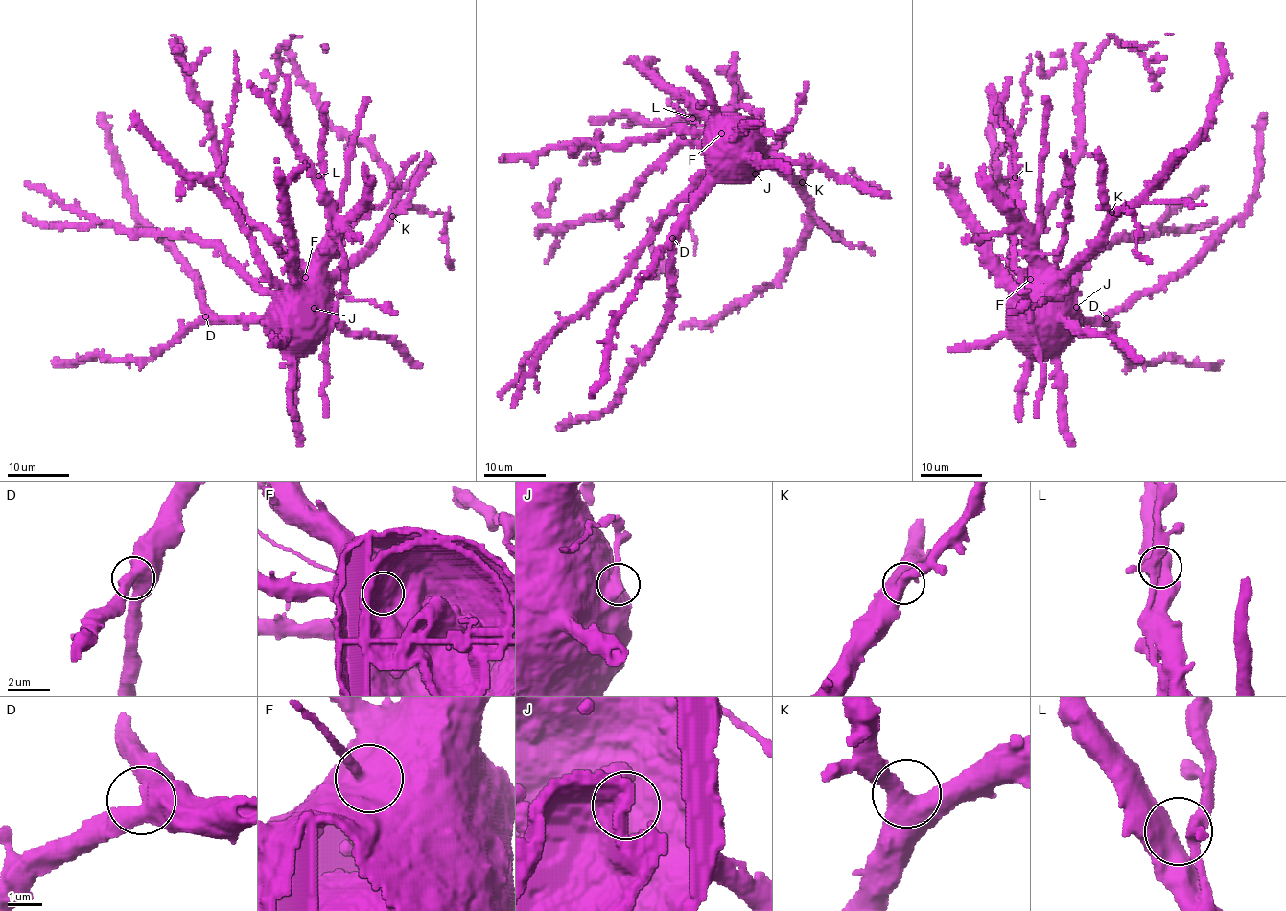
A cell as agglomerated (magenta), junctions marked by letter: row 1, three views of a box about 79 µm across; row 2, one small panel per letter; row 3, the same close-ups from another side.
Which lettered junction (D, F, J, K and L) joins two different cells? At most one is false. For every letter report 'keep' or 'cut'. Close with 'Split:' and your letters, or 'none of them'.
D: keep
F: keep
J: cut
K: keep
L: keep
Split: J

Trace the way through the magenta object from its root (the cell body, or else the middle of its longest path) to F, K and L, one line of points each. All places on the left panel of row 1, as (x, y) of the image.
F: (296, 291), (304, 287), (299, 278), (305, 277)
K: (296, 291), (302, 288), (328, 288), (359, 261), (392, 216)
L: (296, 291), (304, 287), (304, 268), (323, 248), (334, 221), (333, 200), (322, 188), (318, 175)

